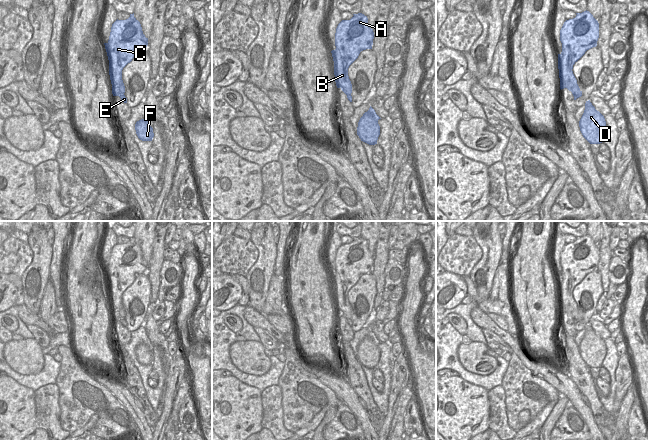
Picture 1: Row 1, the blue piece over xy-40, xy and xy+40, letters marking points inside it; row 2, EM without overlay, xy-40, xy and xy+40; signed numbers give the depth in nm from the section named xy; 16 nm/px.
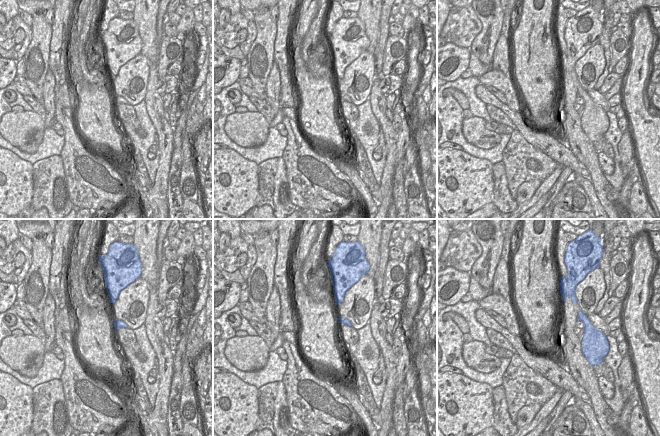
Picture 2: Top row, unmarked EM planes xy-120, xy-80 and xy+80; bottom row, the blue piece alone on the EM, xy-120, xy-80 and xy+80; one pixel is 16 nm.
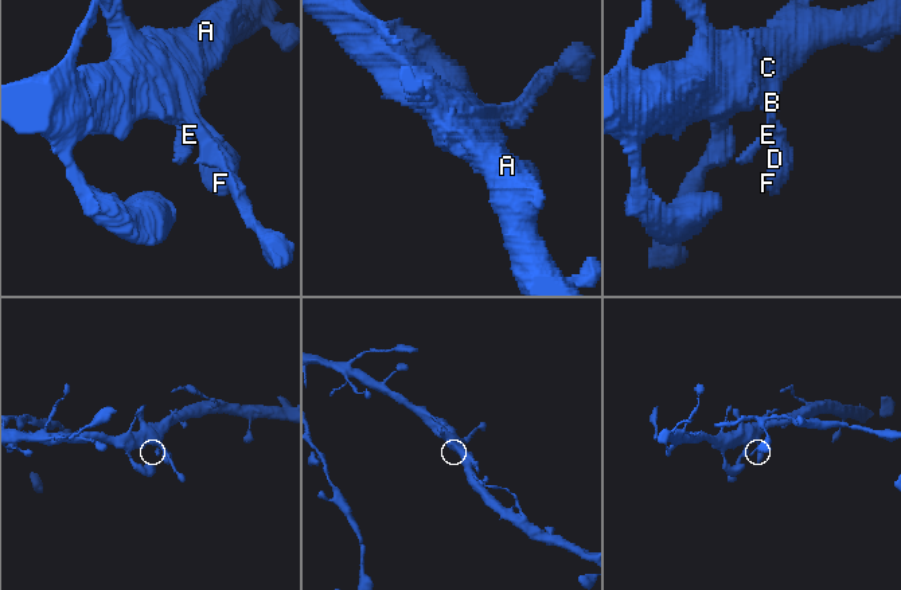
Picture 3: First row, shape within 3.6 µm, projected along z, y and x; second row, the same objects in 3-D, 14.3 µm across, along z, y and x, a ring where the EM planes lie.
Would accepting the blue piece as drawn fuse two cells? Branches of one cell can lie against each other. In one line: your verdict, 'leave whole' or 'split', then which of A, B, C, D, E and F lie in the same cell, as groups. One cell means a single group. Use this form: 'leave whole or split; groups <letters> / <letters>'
leave whole; groups A B C D E F

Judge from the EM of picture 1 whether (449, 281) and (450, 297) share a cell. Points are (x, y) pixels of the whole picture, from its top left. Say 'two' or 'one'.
one

